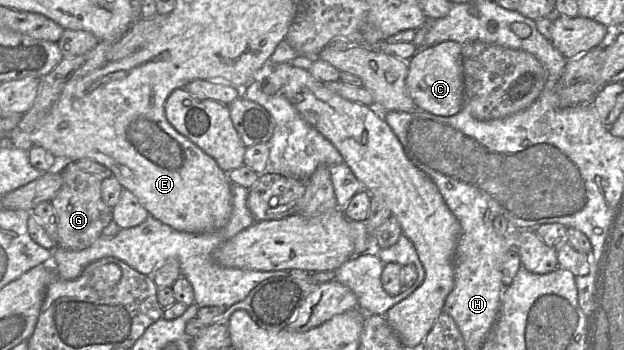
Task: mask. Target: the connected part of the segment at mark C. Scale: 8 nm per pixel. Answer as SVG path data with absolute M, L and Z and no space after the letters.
M455 41L441 42L420 48L408 62L406 89L418 109L438 116L453 116L465 104L462 45Z

